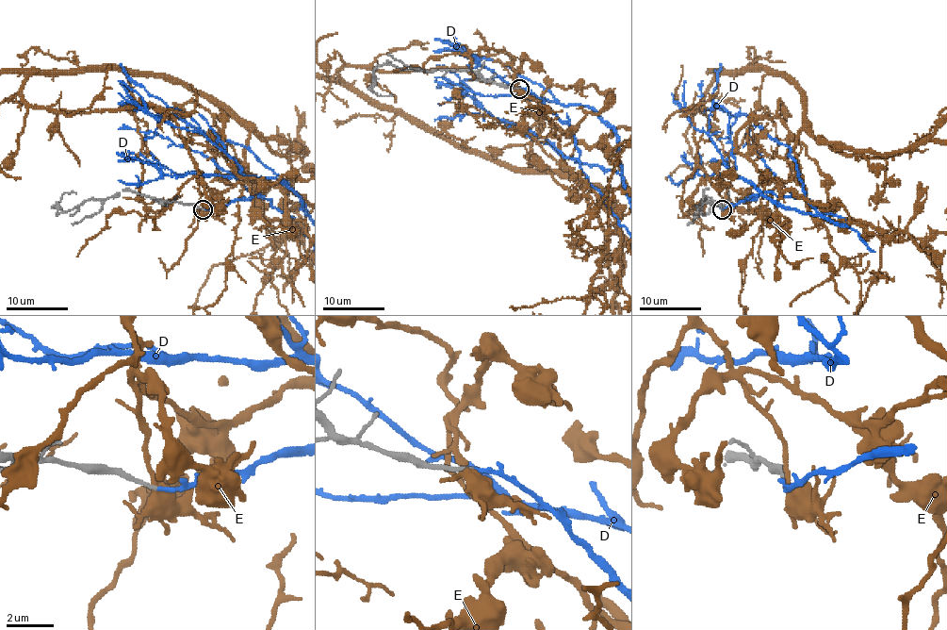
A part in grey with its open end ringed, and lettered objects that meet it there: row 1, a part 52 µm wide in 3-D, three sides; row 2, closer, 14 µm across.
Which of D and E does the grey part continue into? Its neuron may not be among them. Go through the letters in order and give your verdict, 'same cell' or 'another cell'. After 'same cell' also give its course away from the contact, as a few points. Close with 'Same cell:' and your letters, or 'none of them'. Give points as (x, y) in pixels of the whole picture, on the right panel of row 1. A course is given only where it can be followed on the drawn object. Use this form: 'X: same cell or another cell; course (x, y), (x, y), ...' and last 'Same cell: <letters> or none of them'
D: same cell
E: another cell
Same cell: D

